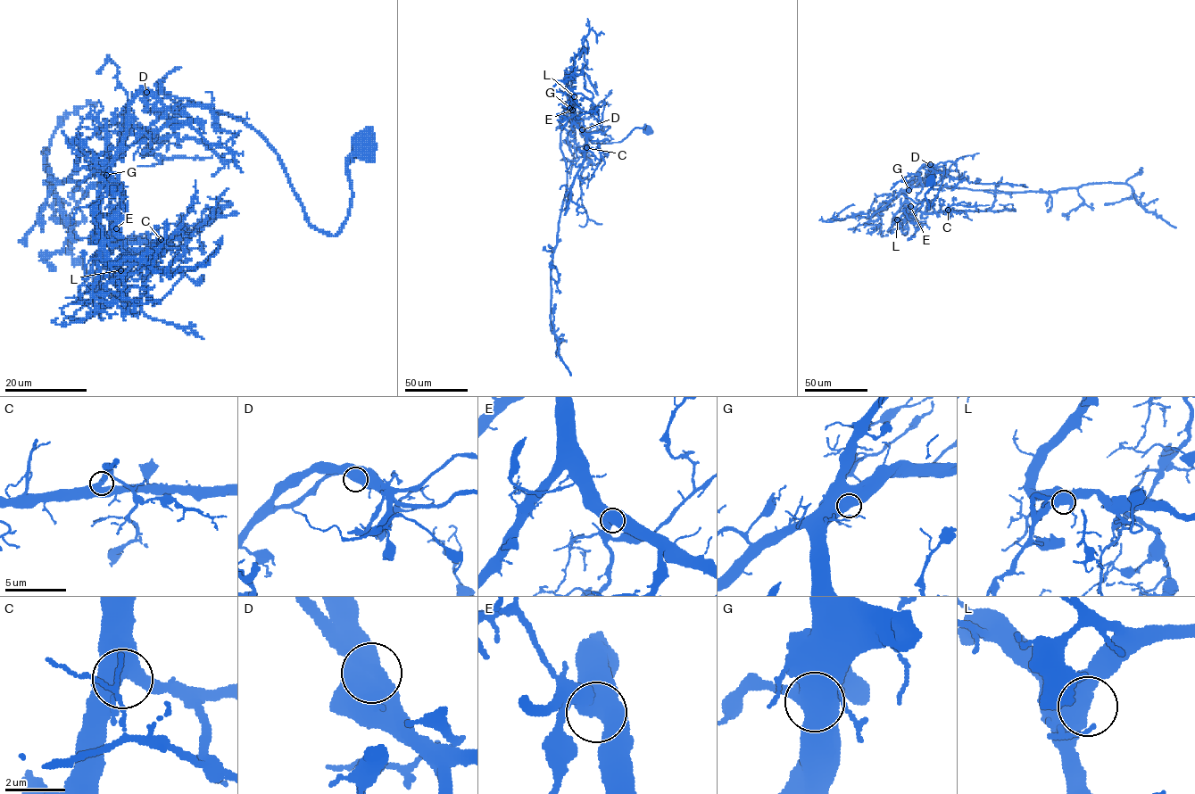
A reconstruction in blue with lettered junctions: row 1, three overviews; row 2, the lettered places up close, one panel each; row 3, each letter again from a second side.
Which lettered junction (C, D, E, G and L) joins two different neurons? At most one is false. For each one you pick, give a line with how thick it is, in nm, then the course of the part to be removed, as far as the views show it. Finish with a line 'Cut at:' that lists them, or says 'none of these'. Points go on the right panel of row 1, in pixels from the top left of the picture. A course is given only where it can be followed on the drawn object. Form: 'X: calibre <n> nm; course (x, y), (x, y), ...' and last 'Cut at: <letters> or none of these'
Cut at: none of these

